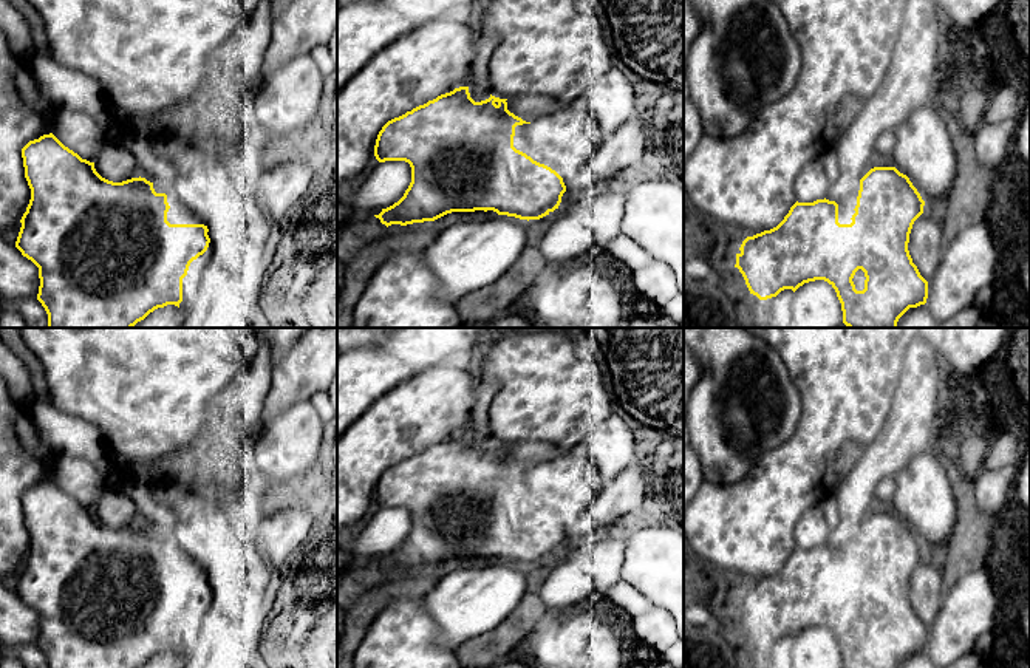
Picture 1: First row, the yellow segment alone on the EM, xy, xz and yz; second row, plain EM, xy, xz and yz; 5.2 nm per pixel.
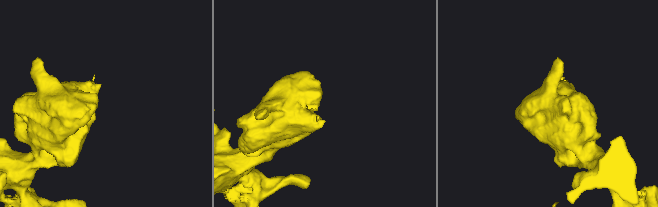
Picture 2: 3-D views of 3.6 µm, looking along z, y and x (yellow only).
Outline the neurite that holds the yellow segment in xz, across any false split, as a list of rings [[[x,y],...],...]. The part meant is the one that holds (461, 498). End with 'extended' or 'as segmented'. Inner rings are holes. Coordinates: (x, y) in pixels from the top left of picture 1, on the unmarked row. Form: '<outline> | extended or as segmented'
[[[459,433],[388,467],[377,481],[374,503],[379,509],[408,509],[411,529],[397,549],[374,563],[388,574],[475,557],[529,567],[558,555],[566,538],[563,524],[513,493],[515,473],[530,469],[510,459],[506,447],[490,441],[475,448],[469,433]]] | as segmented

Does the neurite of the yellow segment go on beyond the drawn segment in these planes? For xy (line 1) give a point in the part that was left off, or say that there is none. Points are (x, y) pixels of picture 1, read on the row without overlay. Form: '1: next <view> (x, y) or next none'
1: next none

